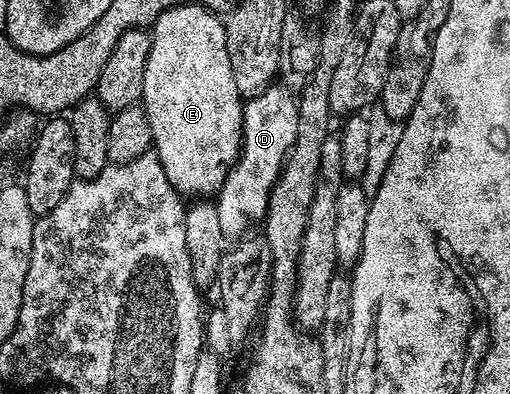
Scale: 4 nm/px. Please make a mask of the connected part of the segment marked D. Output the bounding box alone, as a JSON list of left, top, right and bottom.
[214,84,300,240]

